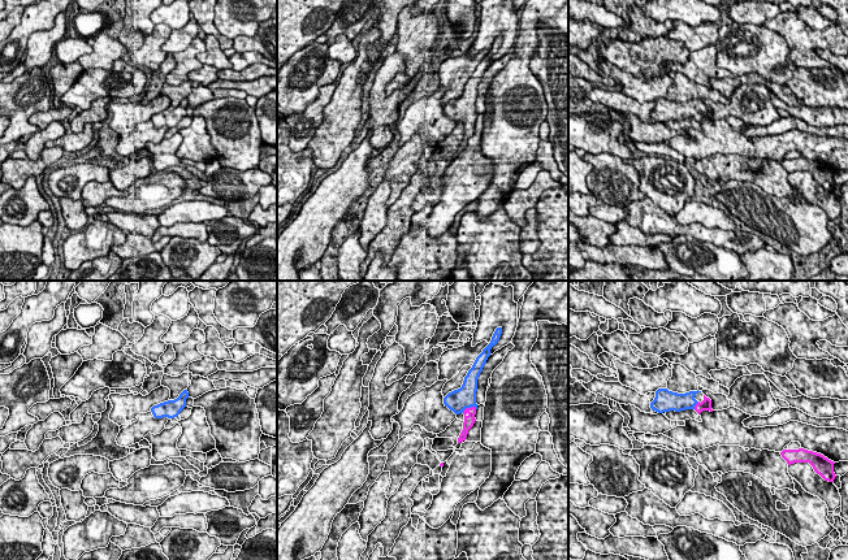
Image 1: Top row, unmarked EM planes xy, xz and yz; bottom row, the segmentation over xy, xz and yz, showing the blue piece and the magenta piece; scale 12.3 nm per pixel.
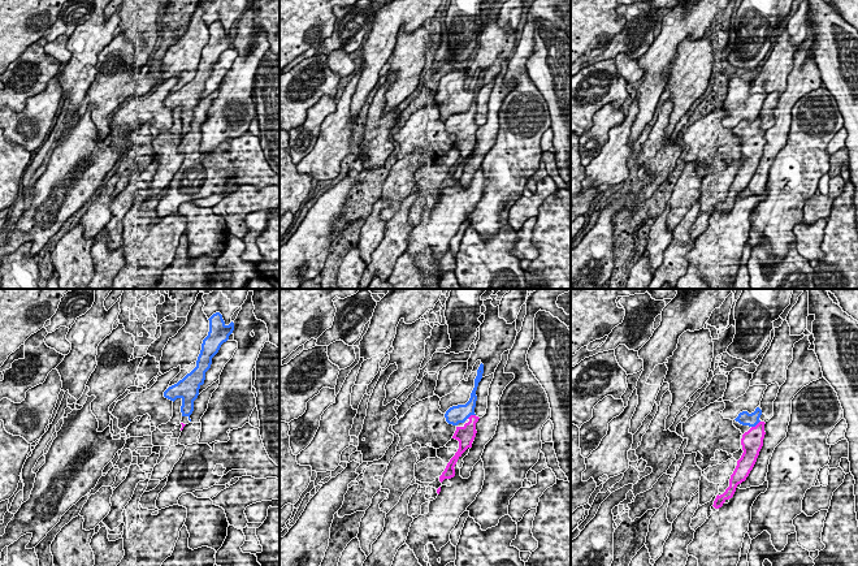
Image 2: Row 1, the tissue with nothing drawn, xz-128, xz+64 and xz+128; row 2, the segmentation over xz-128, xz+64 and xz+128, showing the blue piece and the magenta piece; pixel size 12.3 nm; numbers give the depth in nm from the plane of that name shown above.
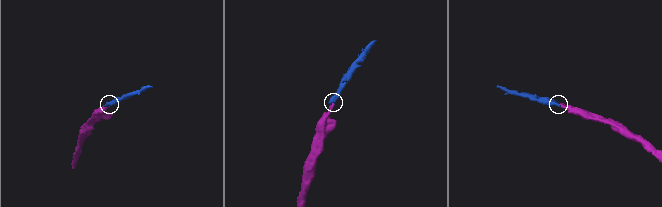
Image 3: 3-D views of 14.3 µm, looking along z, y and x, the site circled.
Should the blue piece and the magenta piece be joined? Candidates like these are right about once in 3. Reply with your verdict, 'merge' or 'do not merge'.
merge

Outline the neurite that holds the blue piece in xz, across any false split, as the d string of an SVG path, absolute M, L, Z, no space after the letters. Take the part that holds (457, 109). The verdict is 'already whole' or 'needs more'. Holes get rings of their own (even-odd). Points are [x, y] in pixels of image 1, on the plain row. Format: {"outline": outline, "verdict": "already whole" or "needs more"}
{"outline": "M497 36L490 52L483 58L483 61L476 66L472 77L468 79L467 84L464 86L463 94L460 97L449 101L444 107L444 113L455 123L463 122L464 131L463 139L458 147L458 152L466 149L468 139L473 135L476 127L476 100L477 100L477 87L490 65L490 58L493 55L497 53L499 45L502 43L502 36Z", "verdict": "needs more"}

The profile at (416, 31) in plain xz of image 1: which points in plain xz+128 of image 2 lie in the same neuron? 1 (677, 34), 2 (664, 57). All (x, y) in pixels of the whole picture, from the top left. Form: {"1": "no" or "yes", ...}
{"1": "no", "2": "no"}

